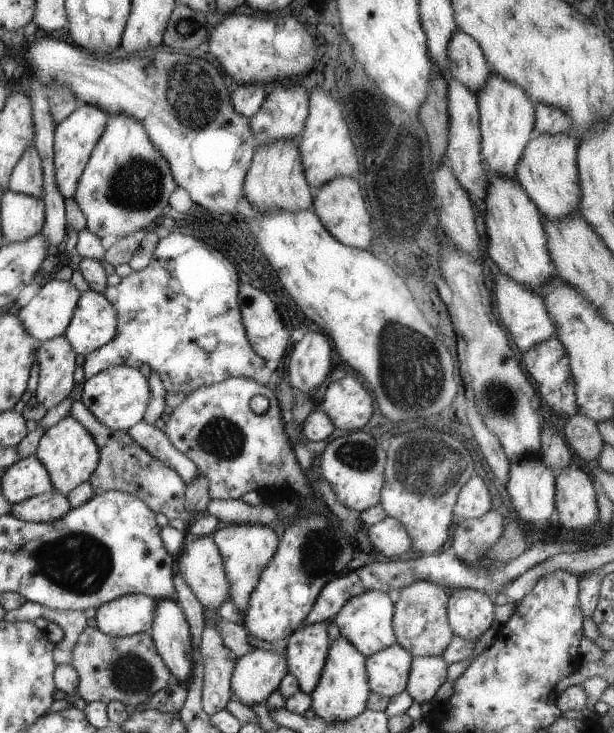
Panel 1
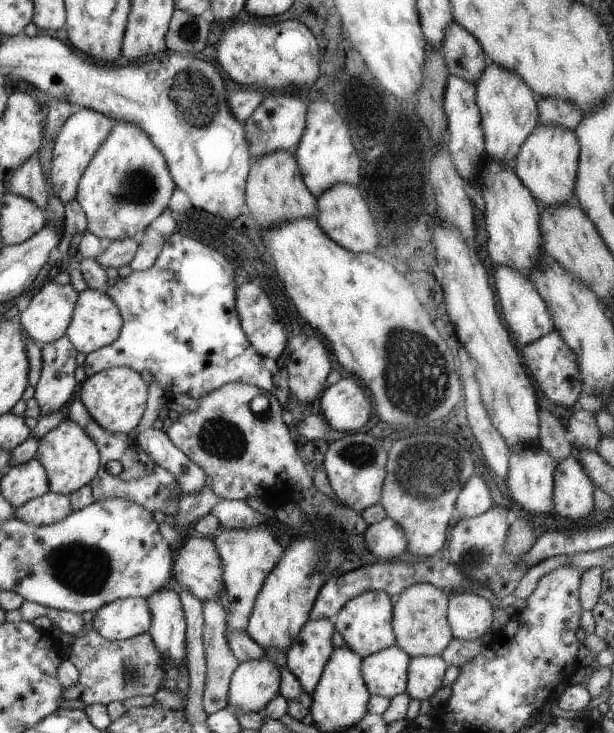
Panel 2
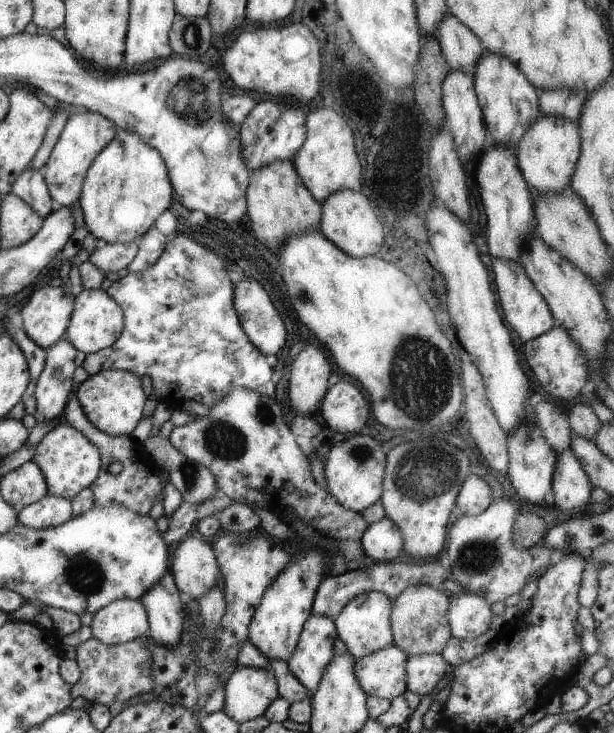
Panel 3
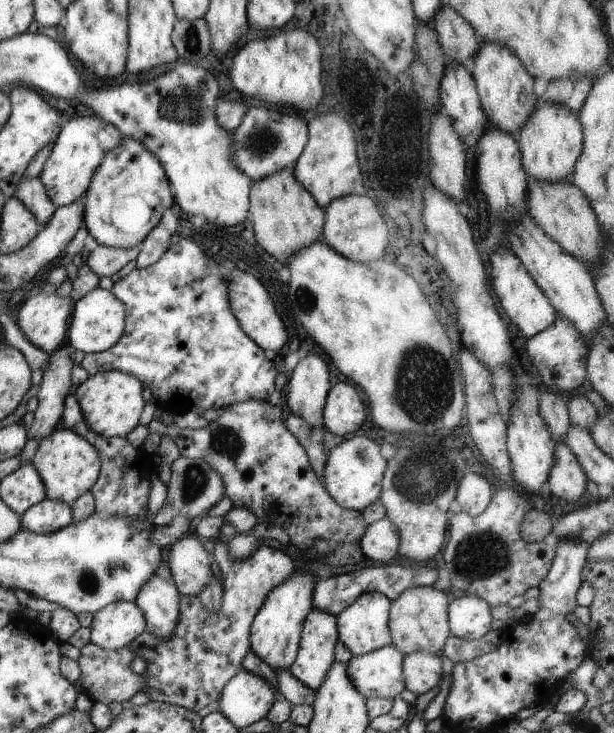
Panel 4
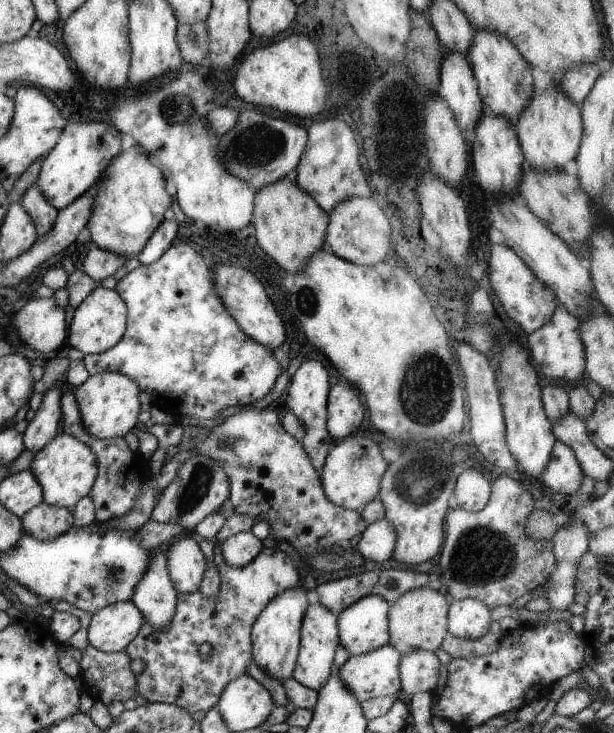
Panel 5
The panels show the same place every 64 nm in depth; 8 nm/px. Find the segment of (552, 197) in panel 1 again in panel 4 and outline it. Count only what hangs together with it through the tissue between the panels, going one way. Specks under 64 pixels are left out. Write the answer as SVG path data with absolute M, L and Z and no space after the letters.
M535 102L533 112L515 134L521 166L528 178L539 182L561 182L574 168L582 148L582 128L577 113L569 112L561 104Z

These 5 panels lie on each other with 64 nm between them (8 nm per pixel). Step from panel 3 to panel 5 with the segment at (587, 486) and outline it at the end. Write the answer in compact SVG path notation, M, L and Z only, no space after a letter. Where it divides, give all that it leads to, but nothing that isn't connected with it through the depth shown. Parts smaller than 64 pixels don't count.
M556 441L551 448L551 458L541 472L539 478L543 484L557 494L573 494L577 492L581 480L584 478L583 471L574 452L561 441Z

